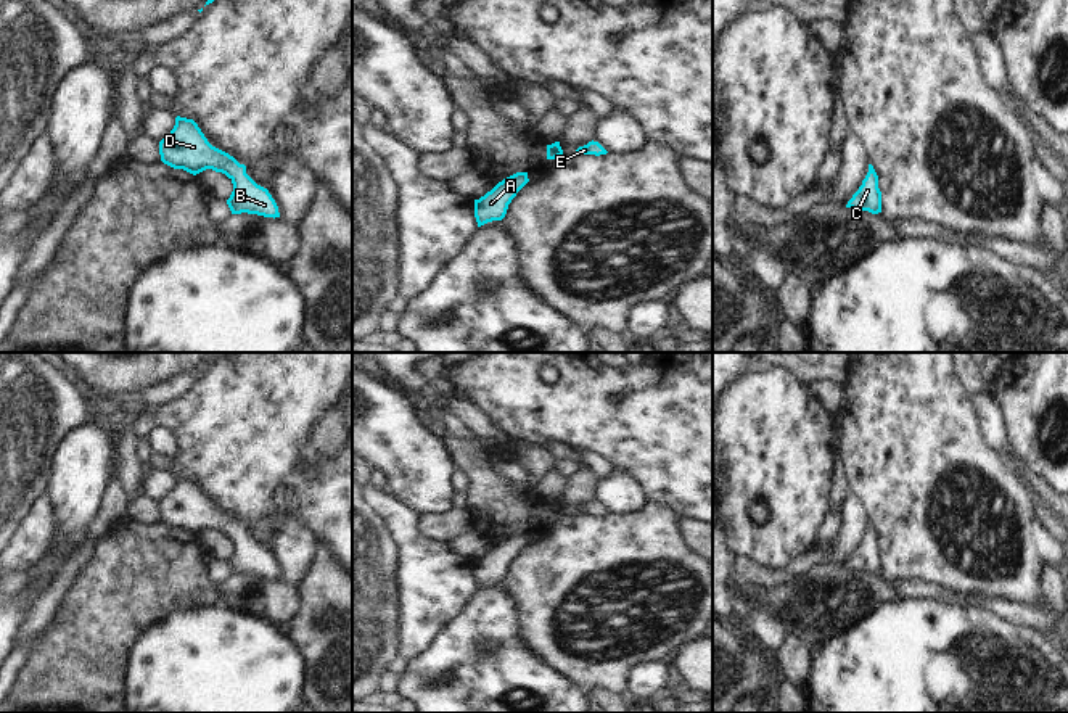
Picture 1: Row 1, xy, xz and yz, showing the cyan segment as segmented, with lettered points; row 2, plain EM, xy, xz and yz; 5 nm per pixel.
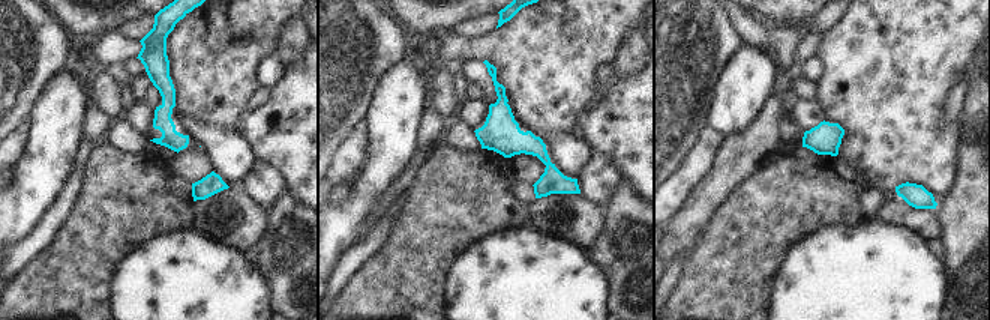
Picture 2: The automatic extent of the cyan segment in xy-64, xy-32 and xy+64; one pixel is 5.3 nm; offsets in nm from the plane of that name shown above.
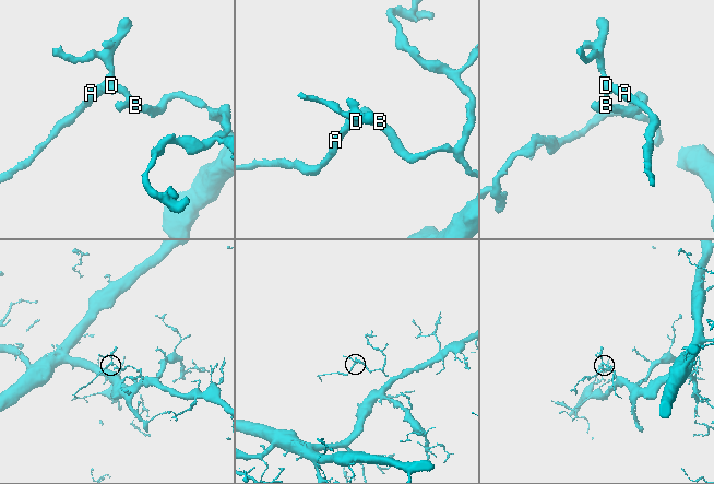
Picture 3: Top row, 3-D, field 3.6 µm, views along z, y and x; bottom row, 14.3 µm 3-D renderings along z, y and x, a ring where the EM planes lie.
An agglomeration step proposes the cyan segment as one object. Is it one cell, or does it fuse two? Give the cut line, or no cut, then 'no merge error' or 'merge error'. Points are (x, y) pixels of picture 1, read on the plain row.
cut none; no merge error

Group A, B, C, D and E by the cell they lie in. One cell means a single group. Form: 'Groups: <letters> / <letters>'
Groups: A B C D E.

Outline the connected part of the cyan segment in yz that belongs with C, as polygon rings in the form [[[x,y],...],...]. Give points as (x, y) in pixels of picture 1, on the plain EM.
[[[869,525],[869,533],[862,541],[862,546],[848,562],[846,568],[869,571],[872,575],[881,573],[881,552],[878,549],[878,536],[872,525]]]

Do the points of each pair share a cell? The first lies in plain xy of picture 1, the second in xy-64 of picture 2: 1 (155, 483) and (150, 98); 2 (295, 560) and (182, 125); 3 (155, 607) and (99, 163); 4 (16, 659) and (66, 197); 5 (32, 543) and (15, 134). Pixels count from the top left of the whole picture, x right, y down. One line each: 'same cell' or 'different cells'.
1: different cells
2: different cells
3: same cell
4: same cell
5: same cell

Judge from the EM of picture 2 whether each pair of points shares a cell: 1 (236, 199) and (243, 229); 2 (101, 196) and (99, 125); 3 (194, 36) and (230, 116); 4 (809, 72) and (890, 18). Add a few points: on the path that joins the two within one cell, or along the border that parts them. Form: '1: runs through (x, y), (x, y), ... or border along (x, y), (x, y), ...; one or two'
1: runs through (236, 206), (237, 221); one
2: border along (102, 138), (93, 144); two
3: runs through (212, 56), (215, 83), (222, 96); one
4: border along (815, 56), (821, 62), (821, 77), (816, 83); two

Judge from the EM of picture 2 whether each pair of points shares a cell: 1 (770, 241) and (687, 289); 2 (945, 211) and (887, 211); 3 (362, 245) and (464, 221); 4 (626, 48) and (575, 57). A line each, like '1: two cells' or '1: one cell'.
1: one cell
2: two cells
3: two cells
4: two cells

